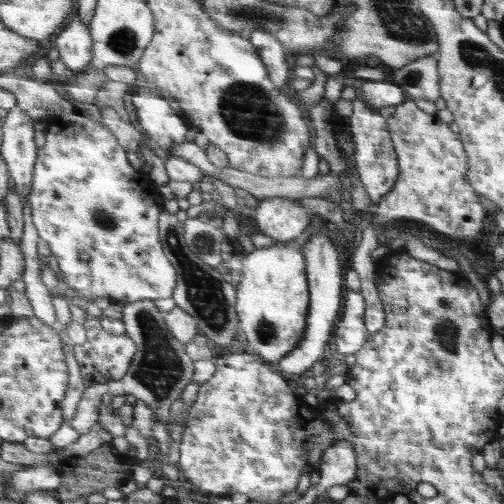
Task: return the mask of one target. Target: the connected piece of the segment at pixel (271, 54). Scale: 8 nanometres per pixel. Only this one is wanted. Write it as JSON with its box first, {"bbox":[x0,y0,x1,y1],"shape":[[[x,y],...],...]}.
{"bbox":[250,28,292,97],"shape":[[[256,28],[250,36],[250,41],[267,65],[267,70],[270,72],[270,77],[276,88],[281,90],[282,94],[291,97],[292,93],[286,88],[286,82],[290,82],[288,81],[290,72],[288,72],[288,64],[286,63],[286,50],[280,40],[272,34]]]}

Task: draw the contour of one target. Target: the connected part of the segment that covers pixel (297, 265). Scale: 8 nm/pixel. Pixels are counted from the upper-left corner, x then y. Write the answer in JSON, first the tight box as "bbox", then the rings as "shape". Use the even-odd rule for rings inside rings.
{"bbox":[235,245,310,366],"shape":[[[293,245],[255,248],[241,257],[243,269],[235,278],[235,304],[239,329],[246,334],[249,351],[275,366],[303,340],[310,312],[310,286],[304,250]]]}

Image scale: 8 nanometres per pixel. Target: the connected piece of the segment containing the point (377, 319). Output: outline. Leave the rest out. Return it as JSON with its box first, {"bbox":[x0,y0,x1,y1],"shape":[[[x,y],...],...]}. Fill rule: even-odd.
{"bbox":[353,99,486,337],"shape":[[[408,99],[403,104],[396,107],[395,112],[388,118],[388,126],[391,129],[392,142],[395,142],[395,151],[397,154],[397,165],[399,173],[392,190],[386,193],[386,196],[375,204],[373,218],[370,222],[361,224],[360,233],[358,235],[360,245],[357,246],[353,254],[353,269],[359,274],[361,281],[360,293],[365,300],[364,324],[367,335],[370,337],[376,334],[385,323],[385,310],[379,297],[379,290],[374,284],[375,263],[370,256],[379,246],[378,244],[378,228],[386,222],[392,220],[400,220],[400,218],[417,220],[429,224],[432,229],[436,230],[442,236],[447,235],[449,238],[456,236],[456,240],[462,239],[470,234],[478,234],[482,224],[480,218],[484,220],[486,210],[484,206],[478,202],[478,193],[471,185],[471,182],[465,177],[469,170],[469,162],[467,158],[466,148],[462,148],[462,142],[458,140],[458,136],[448,130],[448,126],[444,122],[440,122],[434,114],[426,114],[420,108],[416,108],[413,100]]]}

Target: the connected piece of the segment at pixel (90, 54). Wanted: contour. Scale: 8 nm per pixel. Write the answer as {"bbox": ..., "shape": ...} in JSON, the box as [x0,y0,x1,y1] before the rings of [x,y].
{"bbox":[54,16,95,74],"shape":[[[74,16],[69,25],[54,38],[61,50],[61,60],[75,74],[89,69],[95,53],[91,26],[86,26],[80,16]]]}

